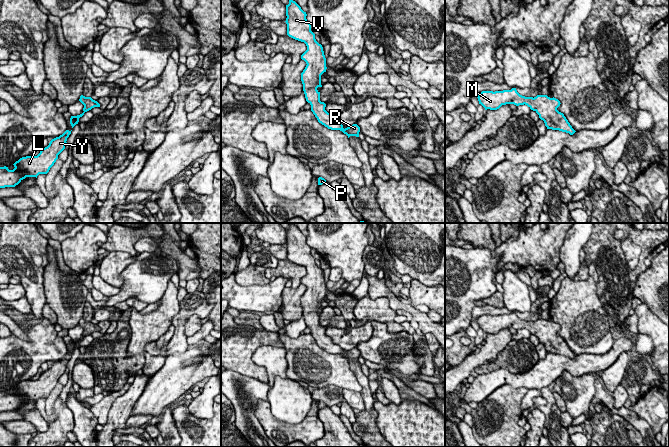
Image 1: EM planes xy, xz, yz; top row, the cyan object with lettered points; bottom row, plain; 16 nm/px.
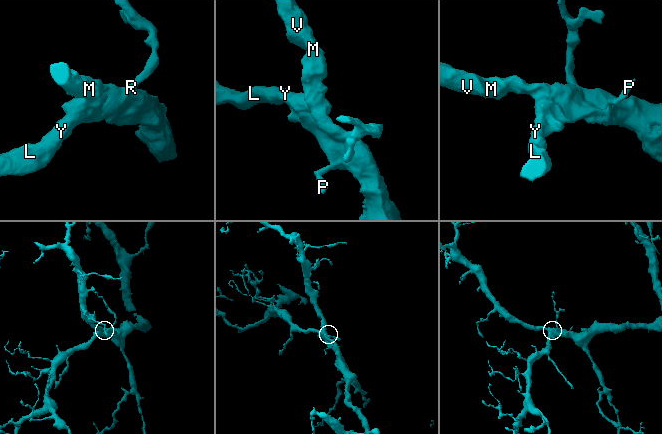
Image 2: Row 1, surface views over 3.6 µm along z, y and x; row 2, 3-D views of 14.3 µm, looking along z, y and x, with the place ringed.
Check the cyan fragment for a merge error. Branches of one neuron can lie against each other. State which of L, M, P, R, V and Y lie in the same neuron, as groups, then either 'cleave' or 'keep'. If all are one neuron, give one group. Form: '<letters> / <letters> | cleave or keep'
L M P R V Y | keep

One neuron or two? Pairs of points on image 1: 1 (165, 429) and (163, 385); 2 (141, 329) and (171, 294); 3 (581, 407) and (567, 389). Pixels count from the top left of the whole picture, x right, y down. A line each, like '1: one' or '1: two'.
1: two
2: one
3: one

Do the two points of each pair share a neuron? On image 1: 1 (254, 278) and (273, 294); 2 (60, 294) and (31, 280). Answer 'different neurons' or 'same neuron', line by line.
1: different neurons
2: different neurons

